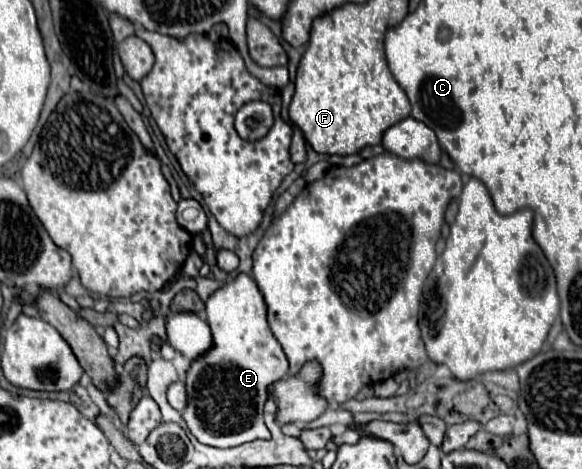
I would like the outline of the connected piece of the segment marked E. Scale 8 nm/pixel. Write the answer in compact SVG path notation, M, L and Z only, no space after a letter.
M240 273L234 281L222 285L208 297L206 315L212 329L212 347L192 361L184 377L186 409L182 419L188 431L200 443L218 449L270 437L264 423L264 405L270 397L270 385L288 375L288 359L268 327L266 305L256 281Z

